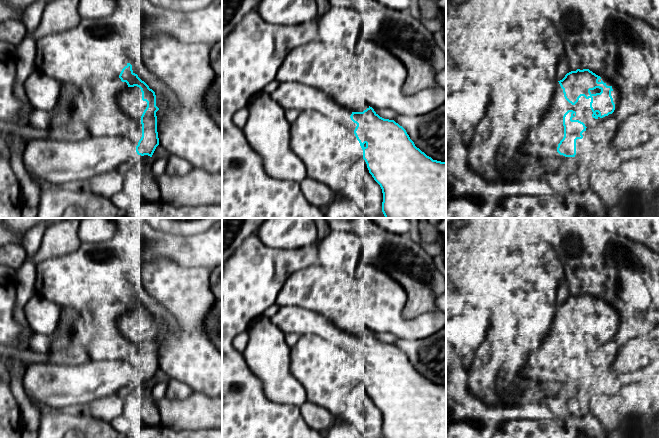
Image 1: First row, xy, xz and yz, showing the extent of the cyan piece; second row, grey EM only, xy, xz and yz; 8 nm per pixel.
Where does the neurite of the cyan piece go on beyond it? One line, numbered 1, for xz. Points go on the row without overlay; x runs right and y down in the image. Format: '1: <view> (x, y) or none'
1: xz (333, 294)

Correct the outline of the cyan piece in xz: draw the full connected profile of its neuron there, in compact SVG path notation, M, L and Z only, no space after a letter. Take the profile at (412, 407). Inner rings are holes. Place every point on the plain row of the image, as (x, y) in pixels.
M313 264L291 274L281 288L276 304L299 306L317 312L330 319L338 328L352 335L351 344L357 348L354 358L363 374L363 383L369 397L380 409L383 417L383 438L446 438L446 386L433 384L427 380L410 363L406 354L394 344L380 341L363 322L359 310L357 292L359 283L346 273L333 268Z

